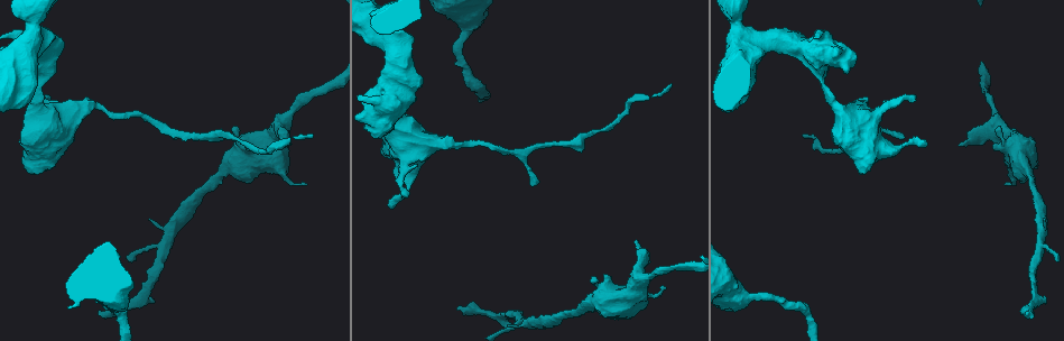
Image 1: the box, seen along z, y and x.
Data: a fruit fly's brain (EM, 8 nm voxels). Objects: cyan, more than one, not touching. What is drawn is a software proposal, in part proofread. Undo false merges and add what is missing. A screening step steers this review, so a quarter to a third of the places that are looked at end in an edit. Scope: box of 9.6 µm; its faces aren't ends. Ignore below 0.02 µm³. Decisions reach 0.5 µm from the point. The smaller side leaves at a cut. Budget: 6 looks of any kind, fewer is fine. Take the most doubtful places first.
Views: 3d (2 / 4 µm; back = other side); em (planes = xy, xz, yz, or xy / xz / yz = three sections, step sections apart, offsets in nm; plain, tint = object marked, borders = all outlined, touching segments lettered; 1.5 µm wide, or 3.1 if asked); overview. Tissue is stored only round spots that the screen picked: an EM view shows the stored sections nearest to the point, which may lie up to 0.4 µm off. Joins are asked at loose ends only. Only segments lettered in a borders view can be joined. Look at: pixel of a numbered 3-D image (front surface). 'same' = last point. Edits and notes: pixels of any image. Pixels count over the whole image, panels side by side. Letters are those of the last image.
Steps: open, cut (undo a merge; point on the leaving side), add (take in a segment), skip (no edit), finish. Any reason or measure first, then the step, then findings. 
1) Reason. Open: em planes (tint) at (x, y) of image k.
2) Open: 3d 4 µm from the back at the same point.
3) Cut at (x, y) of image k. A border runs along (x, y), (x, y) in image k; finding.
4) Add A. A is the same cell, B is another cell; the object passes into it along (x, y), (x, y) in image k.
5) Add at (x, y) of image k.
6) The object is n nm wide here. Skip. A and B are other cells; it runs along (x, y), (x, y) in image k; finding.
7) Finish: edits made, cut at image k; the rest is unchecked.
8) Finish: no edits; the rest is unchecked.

Tapers out. Open: 3d 4 µm at (901, 136) of image 1.

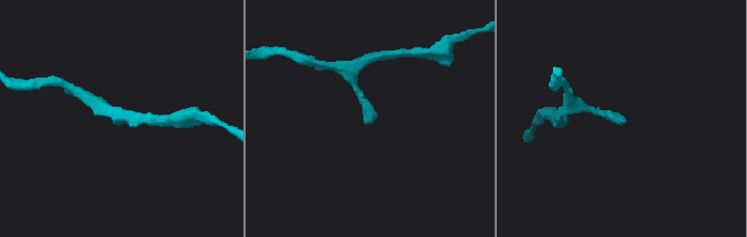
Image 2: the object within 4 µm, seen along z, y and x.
Open: em planes (borders) at (619, 120) of image 2.

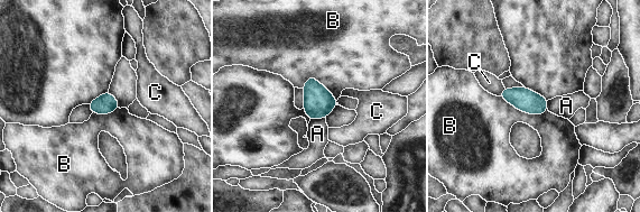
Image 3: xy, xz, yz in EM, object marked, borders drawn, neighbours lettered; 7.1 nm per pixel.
The longest contact is with B, 360 nm. Skip. A, B and C are other cells; no lettered segment goes on from it.

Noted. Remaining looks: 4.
An open end. Open: em xy step 4 (tint) at (306, 185) of image 1.

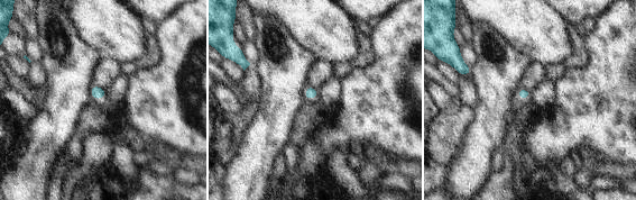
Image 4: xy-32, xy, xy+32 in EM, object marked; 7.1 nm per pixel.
Another direction. Open: em planes (borders) at the same point.

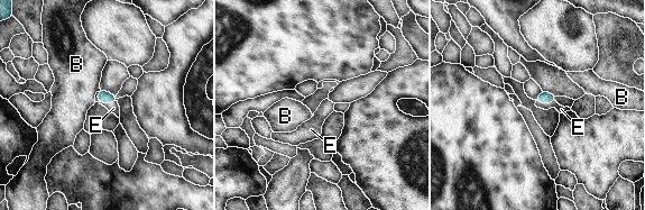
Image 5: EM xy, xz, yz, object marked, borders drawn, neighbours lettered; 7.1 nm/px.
Add E. E is the same cell, B is another cell; the object passes into it along (544, 97), (545, 102), (561, 109) in image 5; the neuron continues.

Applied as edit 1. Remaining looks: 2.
Branch stops here. Open: 3d 4 µm at (19, 140) of image 1.

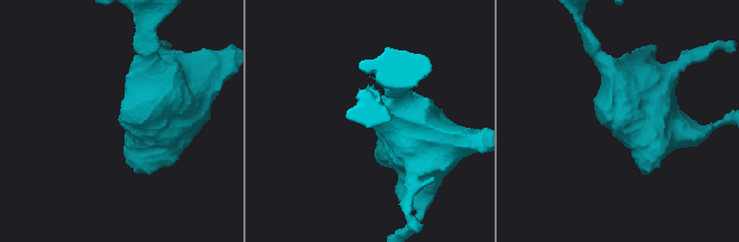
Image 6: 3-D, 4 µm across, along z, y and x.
Open: em xy step 8 (borders) at (121, 120) of image 6.

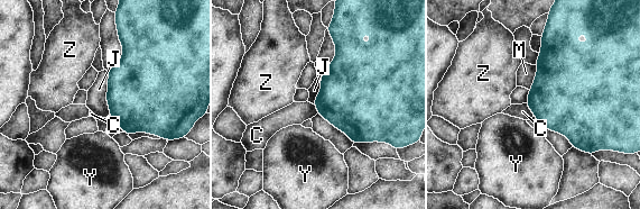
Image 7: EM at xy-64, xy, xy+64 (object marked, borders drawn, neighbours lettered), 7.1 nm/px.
Skip. C, J, M, Y and Z are other cells; a border runs along (108, 71), (107, 105), (110, 115) in image 7; none of them fits.

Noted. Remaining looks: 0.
Finish: edits made, add at image 5; the rest is unchecked.

